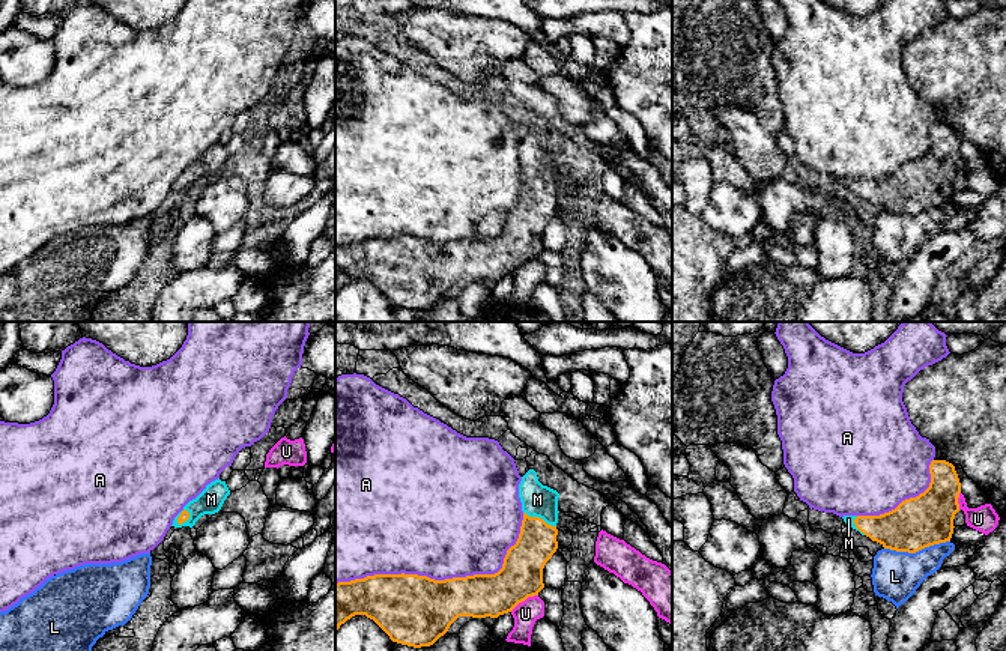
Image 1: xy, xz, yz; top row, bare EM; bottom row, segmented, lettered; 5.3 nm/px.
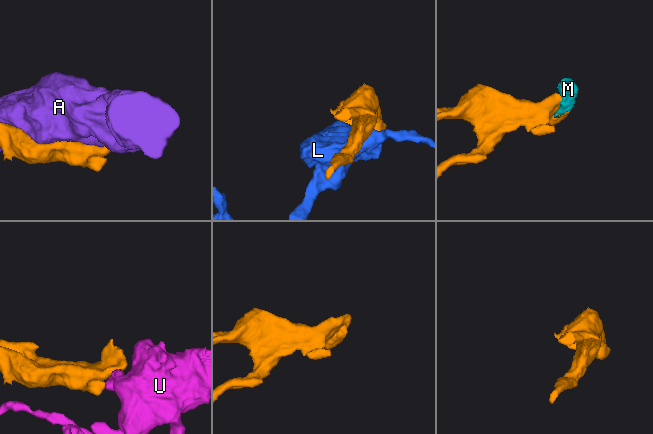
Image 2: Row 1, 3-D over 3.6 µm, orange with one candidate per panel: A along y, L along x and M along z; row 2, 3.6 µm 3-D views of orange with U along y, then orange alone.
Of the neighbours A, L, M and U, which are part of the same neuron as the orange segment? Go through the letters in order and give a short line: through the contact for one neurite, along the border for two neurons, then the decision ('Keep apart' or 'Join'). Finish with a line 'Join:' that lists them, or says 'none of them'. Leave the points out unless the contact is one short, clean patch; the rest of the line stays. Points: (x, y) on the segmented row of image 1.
A: Keep apart
L: Keep apart
M: Line: xz (537, 541), (539, 517), (537, 499). Join
U: Keep apart
Join: M

